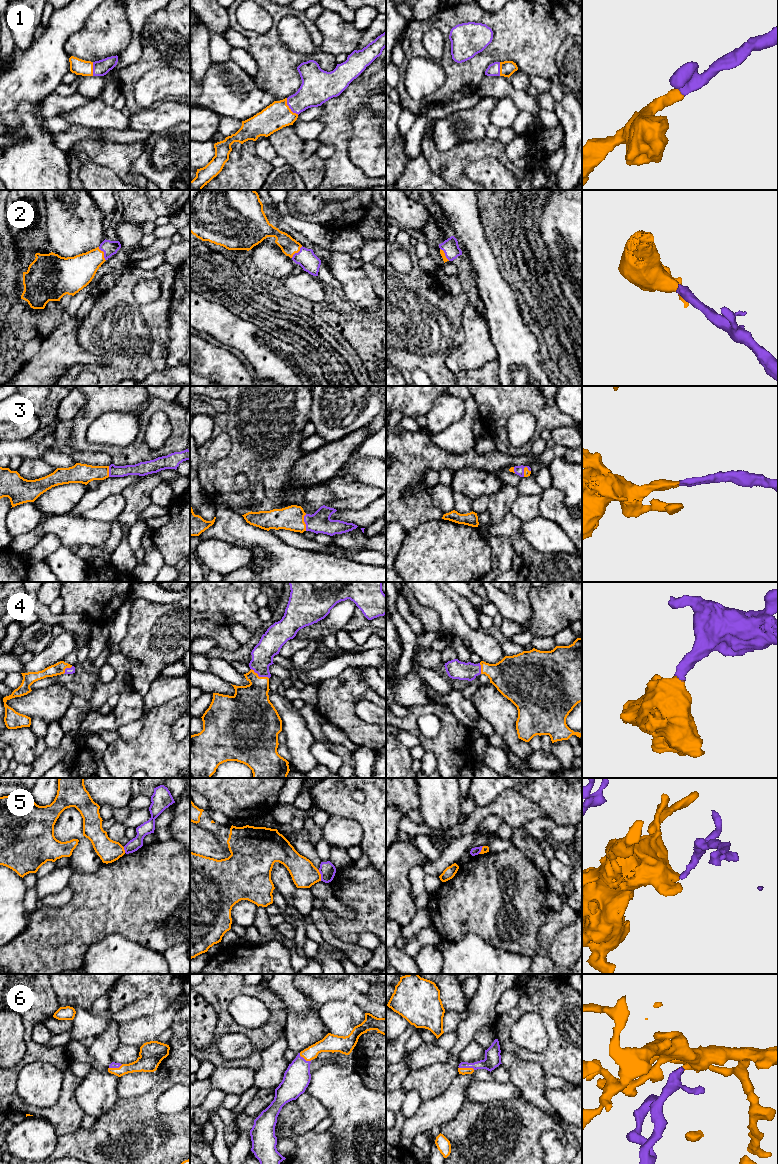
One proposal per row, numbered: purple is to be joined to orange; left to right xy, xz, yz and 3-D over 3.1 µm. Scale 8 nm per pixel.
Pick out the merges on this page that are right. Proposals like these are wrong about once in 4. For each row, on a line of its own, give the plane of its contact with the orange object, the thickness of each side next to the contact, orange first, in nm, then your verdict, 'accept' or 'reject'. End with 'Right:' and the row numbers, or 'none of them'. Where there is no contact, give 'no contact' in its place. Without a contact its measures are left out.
1: xz | 220/240 nm | accept
2: xy | 260/120 nm | accept
3: xz | 190/170 nm | accept
4: xz | 320/180 nm | accept
5: xz | 220/130 nm | reject
6: yz | 60/130 nm | accept
Right: 1, 2, 3, 4, 6

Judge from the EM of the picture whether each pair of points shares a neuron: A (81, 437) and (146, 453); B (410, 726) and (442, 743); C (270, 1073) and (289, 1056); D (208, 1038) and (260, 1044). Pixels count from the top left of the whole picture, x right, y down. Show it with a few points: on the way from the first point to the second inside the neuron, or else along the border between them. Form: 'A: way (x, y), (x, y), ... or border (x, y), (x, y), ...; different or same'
A: way (96, 448), (109, 449), (116, 453), (129, 453); same
B: way (420, 710), (436, 710), (445, 719), (445, 727); same
C: border (286, 1048), (283, 1059), (288, 1064); different
D: border (216, 1013), (215, 1035), (217, 1037); different

